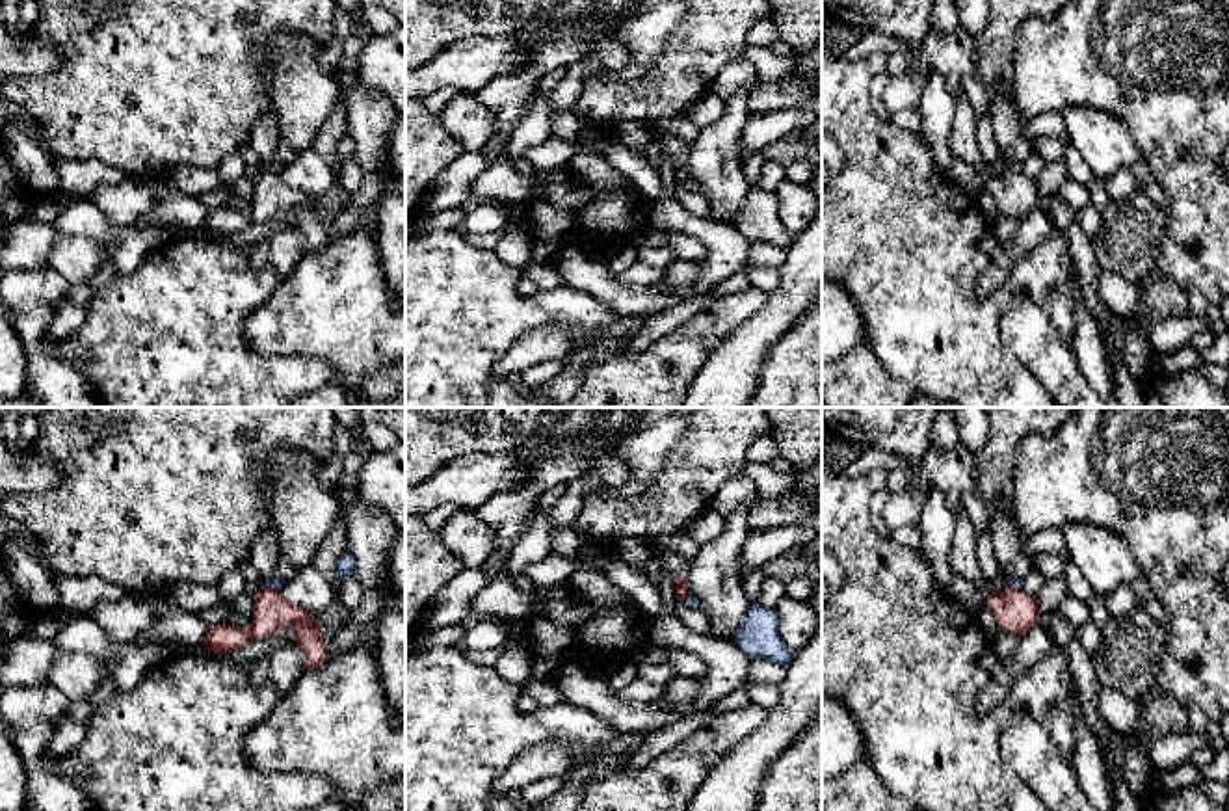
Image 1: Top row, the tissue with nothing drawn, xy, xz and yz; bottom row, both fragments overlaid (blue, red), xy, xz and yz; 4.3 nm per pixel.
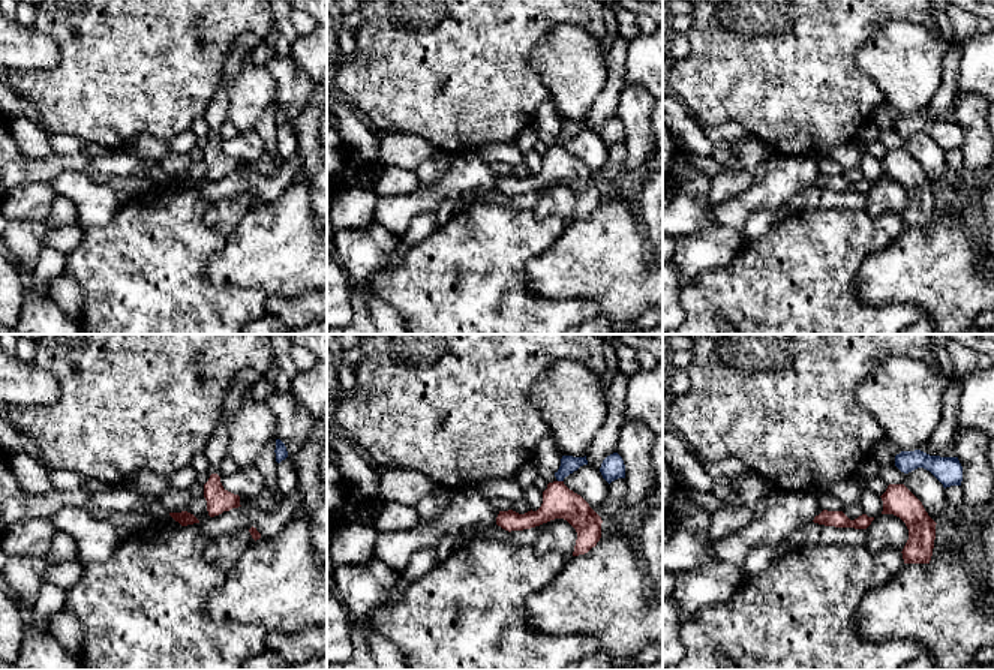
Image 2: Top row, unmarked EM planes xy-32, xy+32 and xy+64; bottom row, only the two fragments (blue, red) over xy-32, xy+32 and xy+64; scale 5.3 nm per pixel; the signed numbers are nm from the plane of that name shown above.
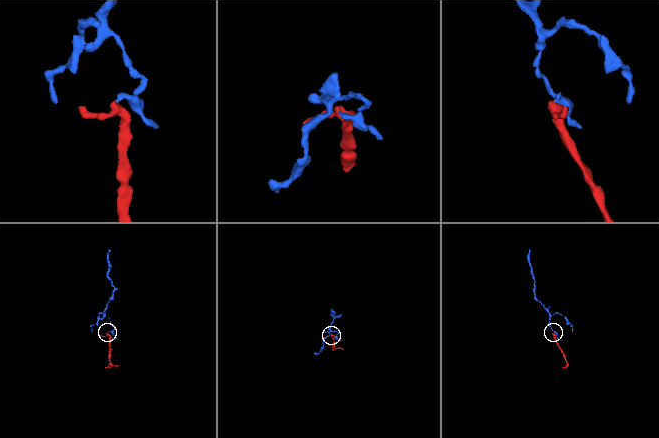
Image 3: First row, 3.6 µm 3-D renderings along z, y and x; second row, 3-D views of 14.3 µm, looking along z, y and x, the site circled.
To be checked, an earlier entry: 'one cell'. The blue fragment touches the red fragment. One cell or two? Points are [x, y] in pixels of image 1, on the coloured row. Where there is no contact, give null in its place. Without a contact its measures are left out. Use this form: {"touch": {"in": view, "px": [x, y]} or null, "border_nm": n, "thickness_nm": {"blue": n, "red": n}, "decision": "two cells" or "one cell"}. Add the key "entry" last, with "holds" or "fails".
{"touch": {"in": "xy", "px": [274, 588]}, "border_nm": 70, "thickness_nm": {"blue": 60, "red": 160}, "decision": "two cells", "entry": "fails"}

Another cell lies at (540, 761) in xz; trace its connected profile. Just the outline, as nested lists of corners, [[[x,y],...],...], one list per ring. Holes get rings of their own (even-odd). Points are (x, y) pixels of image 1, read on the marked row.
[[[563,746],[528,748],[493,785],[495,794],[509,796],[547,776],[562,776],[573,766]]]

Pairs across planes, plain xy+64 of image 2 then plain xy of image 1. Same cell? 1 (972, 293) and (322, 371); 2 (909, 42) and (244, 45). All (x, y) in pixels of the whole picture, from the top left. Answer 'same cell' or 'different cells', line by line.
1: different cells
2: different cells

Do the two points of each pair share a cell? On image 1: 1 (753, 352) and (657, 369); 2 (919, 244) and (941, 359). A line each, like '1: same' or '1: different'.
1: different
2: same

